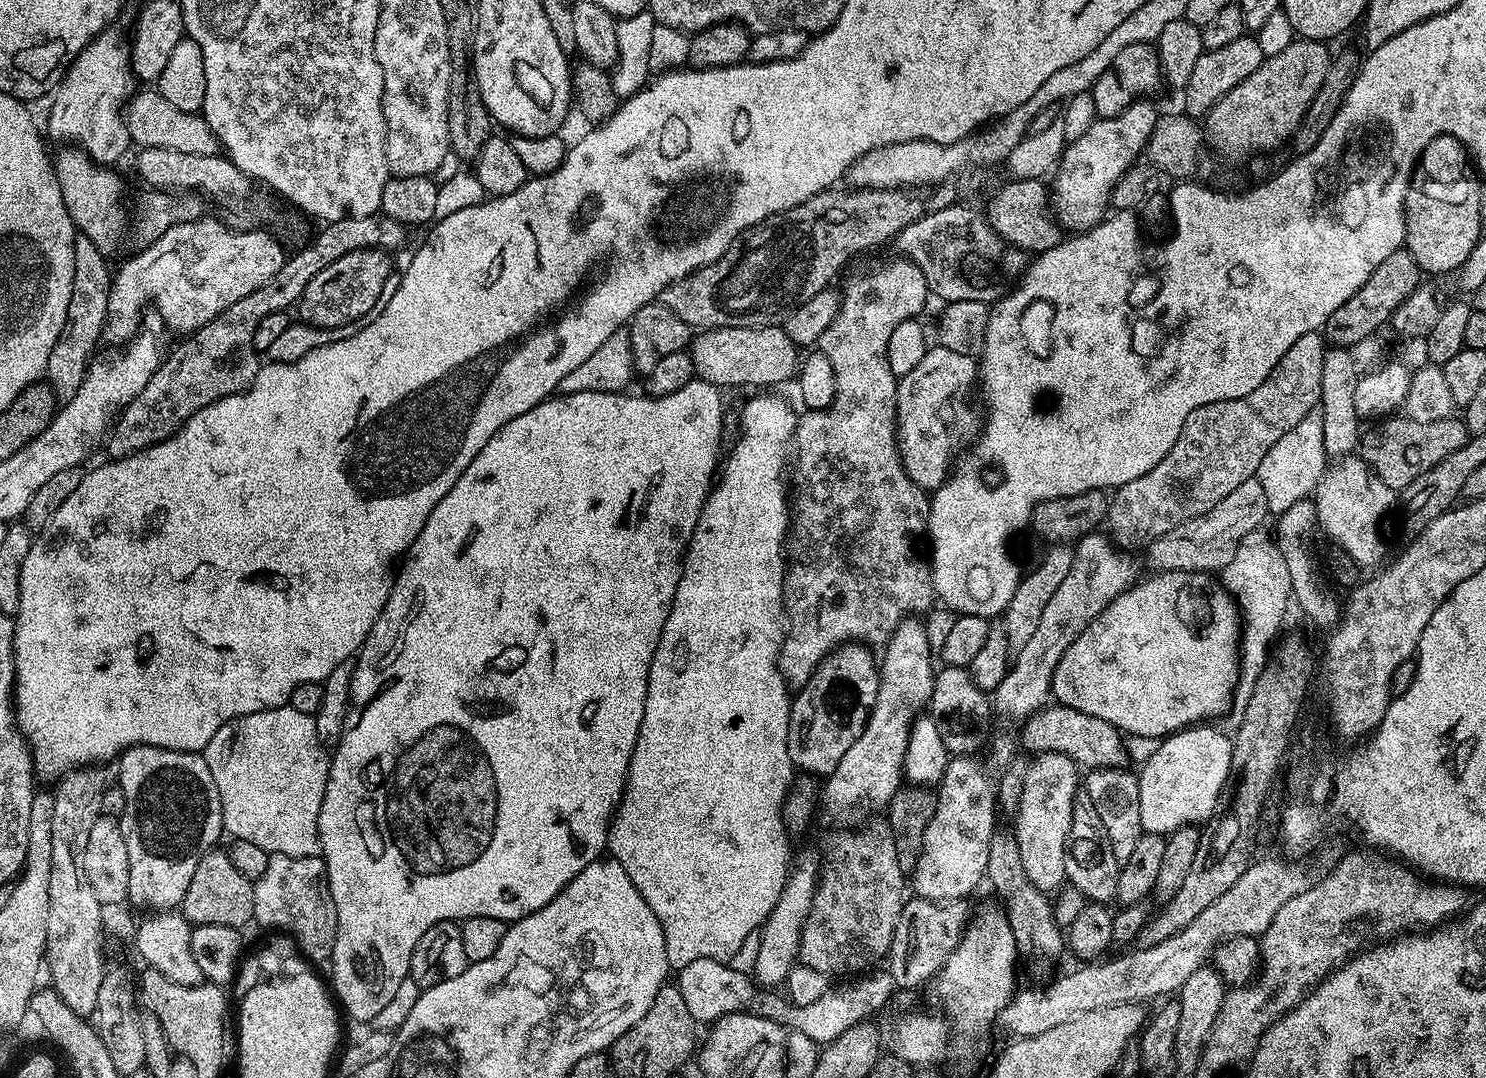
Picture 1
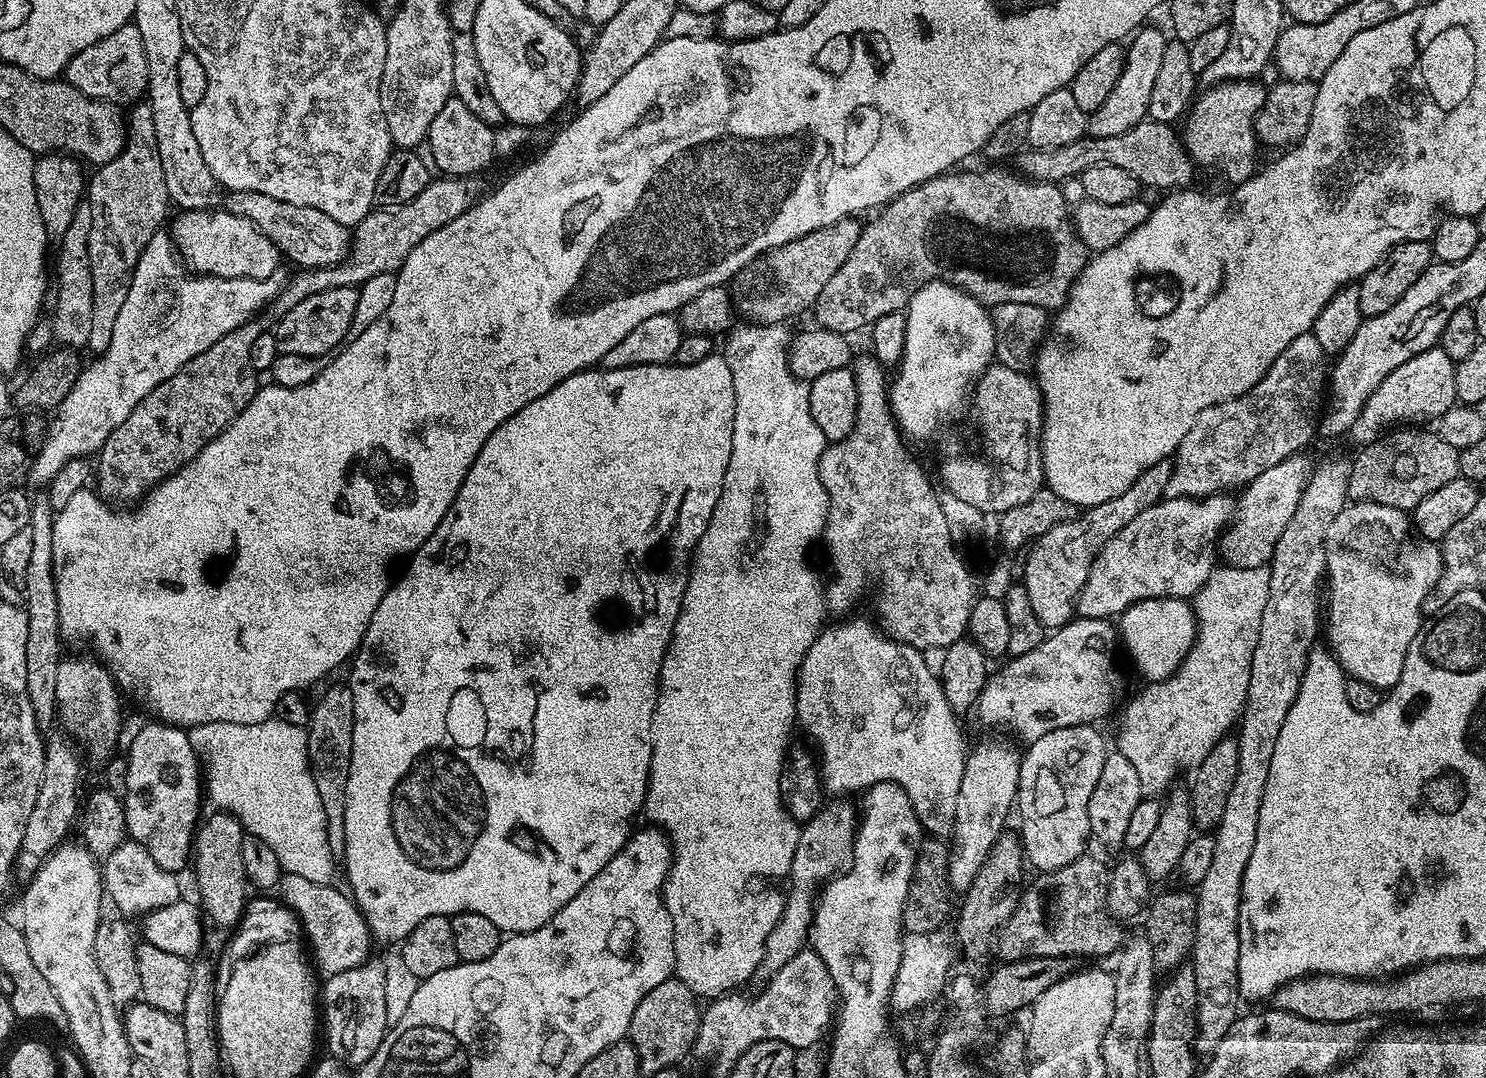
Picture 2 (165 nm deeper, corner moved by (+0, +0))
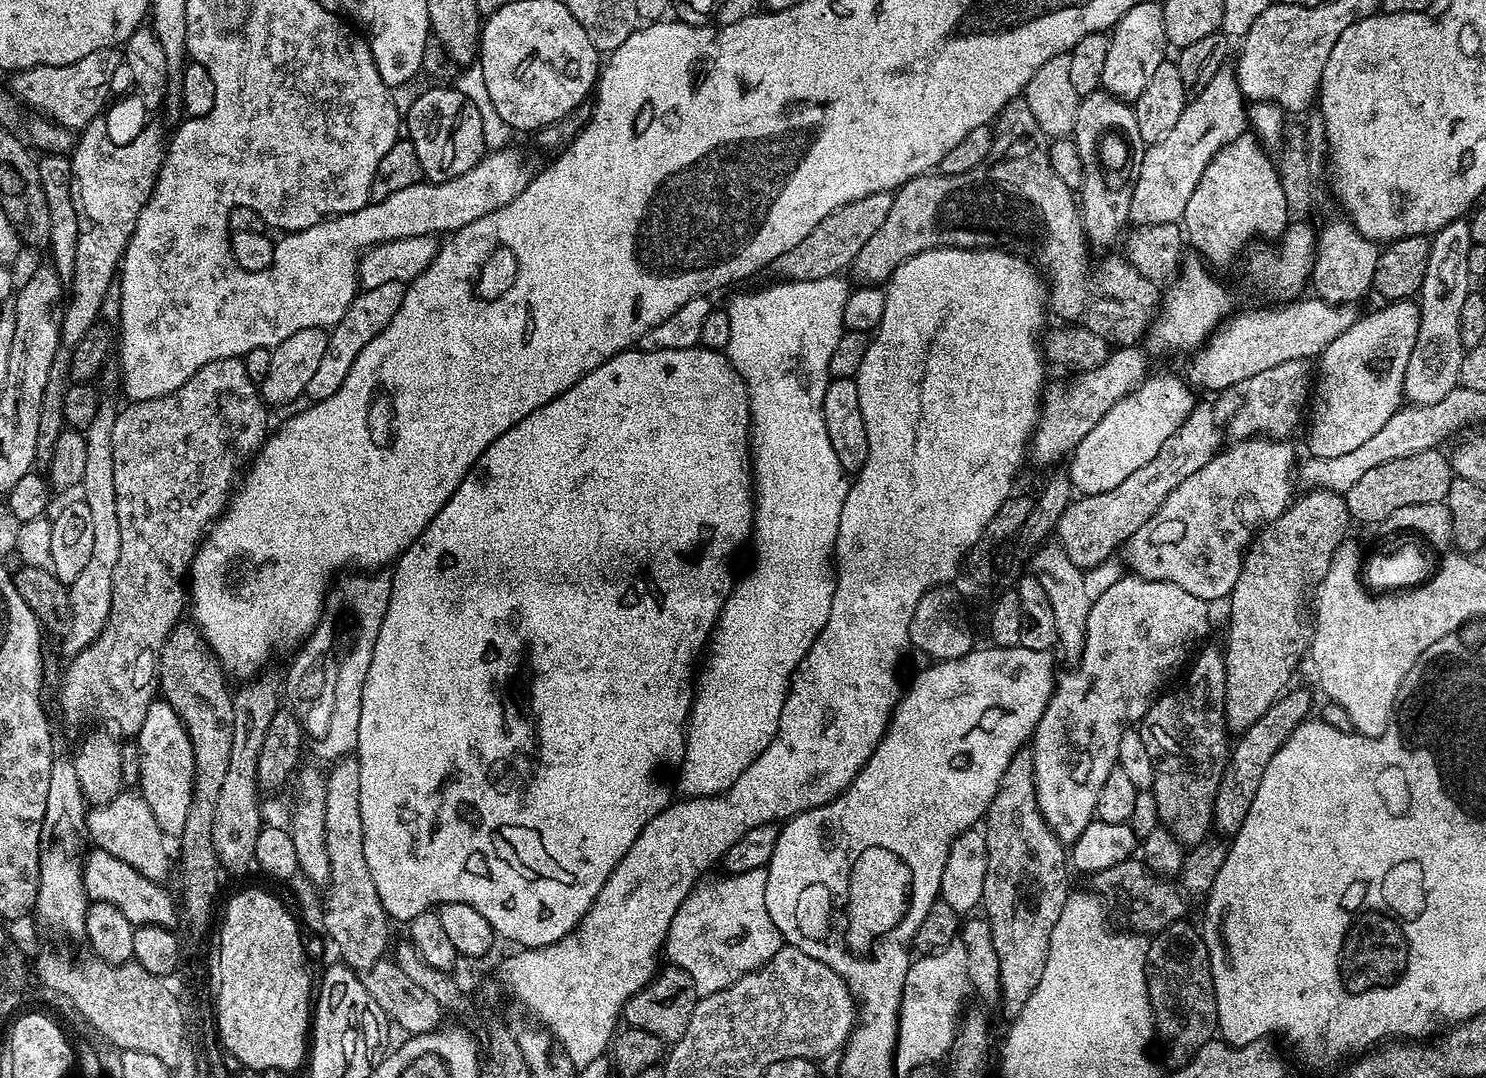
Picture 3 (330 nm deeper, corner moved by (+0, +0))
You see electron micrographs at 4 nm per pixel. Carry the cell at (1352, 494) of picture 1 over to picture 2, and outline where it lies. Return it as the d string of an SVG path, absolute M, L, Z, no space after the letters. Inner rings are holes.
M1358 500L1349 503L1340 511L1338 518L1334 518L1334 522L1326 534L1326 562L1328 563L1326 569L1326 636L1328 632L1328 641L1326 644L1331 655L1336 657L1337 663L1351 679L1353 676L1354 679L1361 680L1362 683L1369 684L1372 688L1387 690L1393 688L1398 682L1398 678L1402 674L1402 666L1406 662L1406 650L1410 650L1410 642L1414 642L1414 634L1418 634L1422 623L1420 611L1423 610L1428 595L1431 592L1433 595L1437 591L1440 575L1444 573L1444 556L1440 552L1440 544L1423 538L1417 539L1417 544L1412 544L1413 528L1413 521L1405 509L1382 506L1378 502L1369 500Z

